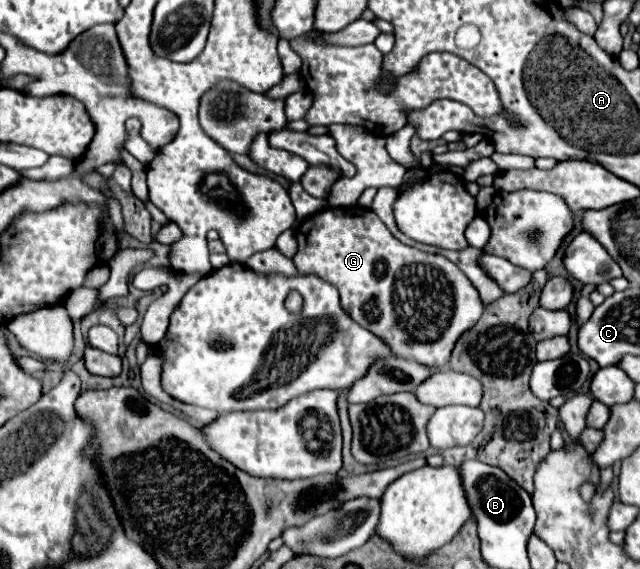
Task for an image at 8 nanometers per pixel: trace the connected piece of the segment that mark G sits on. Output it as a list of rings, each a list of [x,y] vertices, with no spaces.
[[[328,207],[318,211],[316,215],[304,219],[296,229],[298,253],[294,255],[294,265],[304,273],[316,273],[328,283],[332,283],[340,291],[340,303],[348,315],[360,323],[360,327],[372,331],[378,339],[382,339],[390,351],[400,359],[412,359],[422,363],[424,367],[444,369],[450,359],[450,351],[456,339],[468,331],[480,319],[484,305],[480,293],[472,285],[472,281],[460,273],[460,269],[438,253],[424,253],[416,247],[404,245],[398,241],[372,209],[364,207]]]

